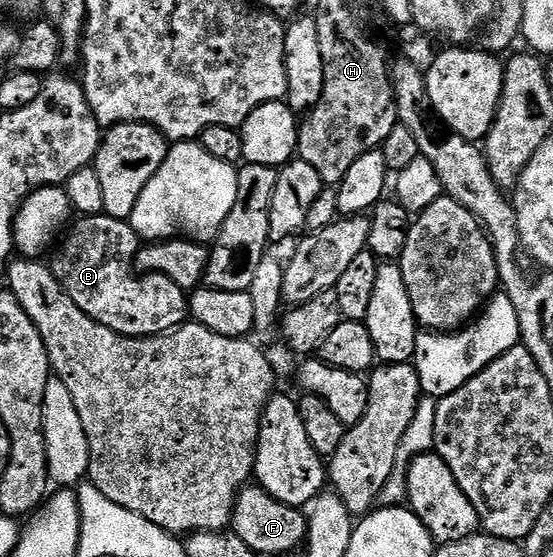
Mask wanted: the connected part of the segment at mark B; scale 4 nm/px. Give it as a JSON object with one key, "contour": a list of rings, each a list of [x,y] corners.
{"contour":[[[102,214],[79,217],[74,223],[54,248],[49,266],[81,313],[113,329],[113,333],[134,339],[165,335],[188,322],[189,299],[180,287],[164,275],[136,271],[137,236],[128,220]]]}

